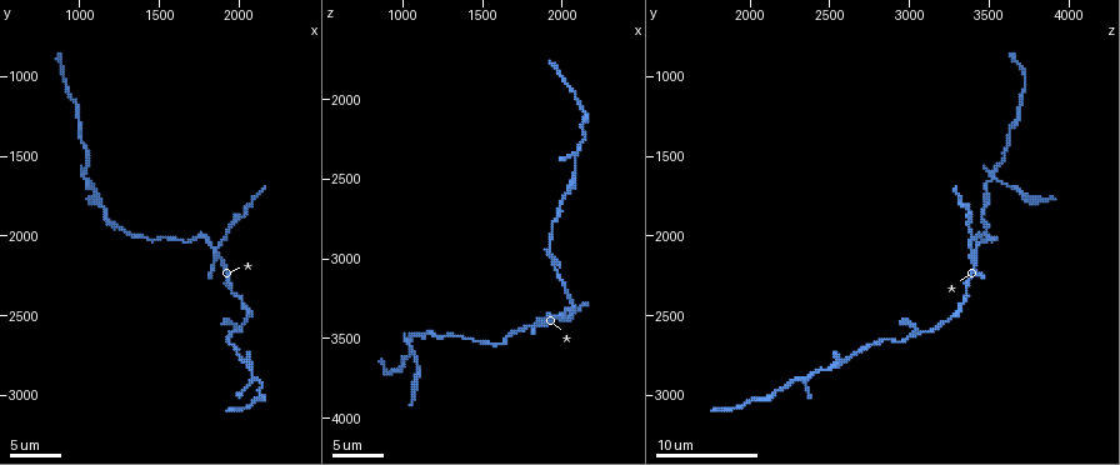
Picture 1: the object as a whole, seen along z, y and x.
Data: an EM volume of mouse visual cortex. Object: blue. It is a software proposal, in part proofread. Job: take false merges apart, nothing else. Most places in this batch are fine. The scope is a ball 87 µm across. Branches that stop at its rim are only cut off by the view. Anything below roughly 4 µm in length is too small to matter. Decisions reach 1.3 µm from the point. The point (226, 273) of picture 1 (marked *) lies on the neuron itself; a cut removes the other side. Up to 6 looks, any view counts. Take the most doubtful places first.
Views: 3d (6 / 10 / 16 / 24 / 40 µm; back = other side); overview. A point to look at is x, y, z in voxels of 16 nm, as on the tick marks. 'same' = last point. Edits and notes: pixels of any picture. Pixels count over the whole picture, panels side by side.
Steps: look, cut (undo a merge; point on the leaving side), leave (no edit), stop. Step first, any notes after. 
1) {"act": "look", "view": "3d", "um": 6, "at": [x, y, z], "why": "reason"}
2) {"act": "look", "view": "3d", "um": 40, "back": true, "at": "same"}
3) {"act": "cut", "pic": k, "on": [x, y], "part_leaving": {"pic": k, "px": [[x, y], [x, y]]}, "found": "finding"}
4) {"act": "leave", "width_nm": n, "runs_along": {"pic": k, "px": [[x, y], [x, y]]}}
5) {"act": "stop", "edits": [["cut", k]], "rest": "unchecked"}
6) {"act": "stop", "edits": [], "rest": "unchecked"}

{"act": "look", "view": "3d", "um": 10, "at": [1860, 2100, 3400], "why": "four-way junction"}

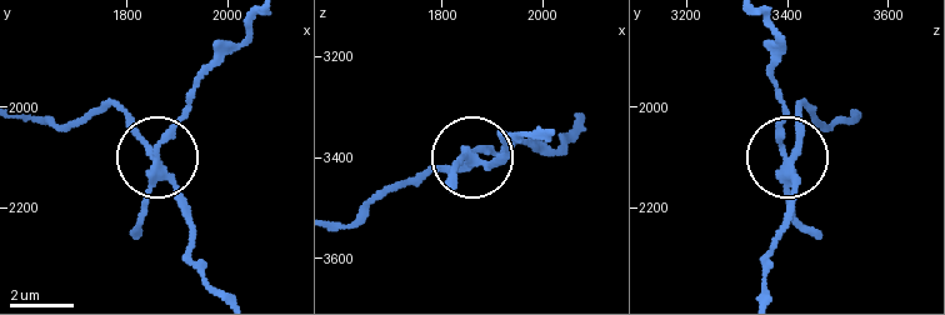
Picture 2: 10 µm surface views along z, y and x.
{"act": "cut", "pic": 2, "on": [141, 219], "side_arm_um": 9, "arms": 4, "found": "two neurons meet here"}

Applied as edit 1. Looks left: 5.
{"act": "look", "view": "overview"}

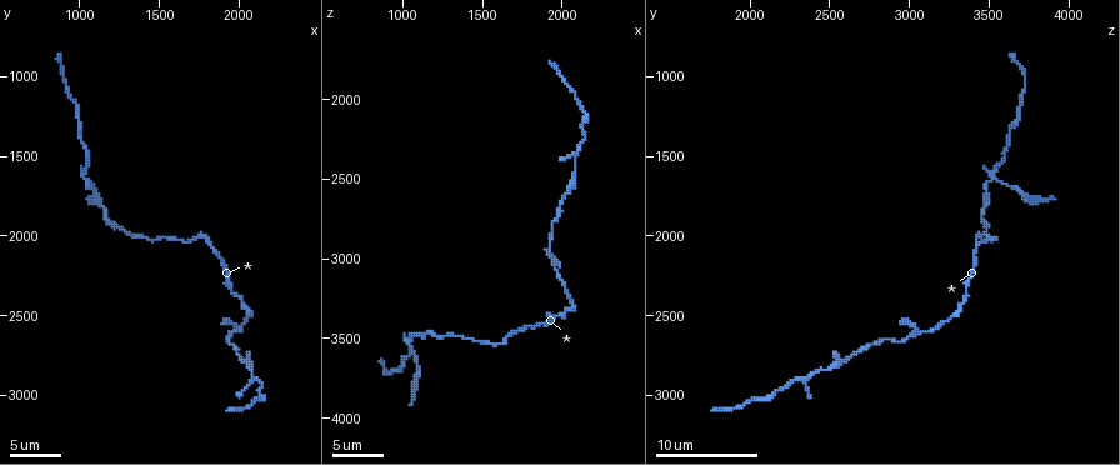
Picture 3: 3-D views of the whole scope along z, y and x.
{"act": "look", "view": "3d", "um": 10, "at": [1040, 1620, 3520], "why": "four arms meet"}

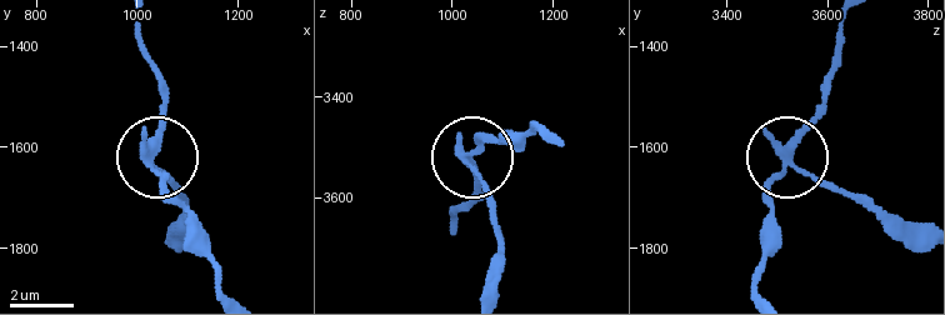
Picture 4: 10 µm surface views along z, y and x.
{"act": "look", "view": "3d", "um": 10, "back": true, "at": [1020, 1620, 3530]}

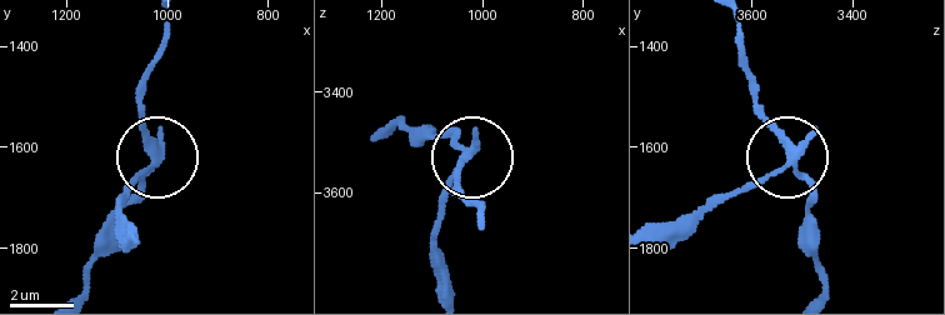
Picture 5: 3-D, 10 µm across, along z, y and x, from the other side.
{"act": "cut", "pic": 5, "on": [763, 178], "part_leaving": {"pic": 5, "px": [[790, 155], [761, 179], [656, 225]]}, "found": "two neurons meet here"}

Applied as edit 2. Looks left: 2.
{"act": "look", "view": "3d", "um": 10, "at": [2040, 2800, 2600], "why": "thick turns thin"}

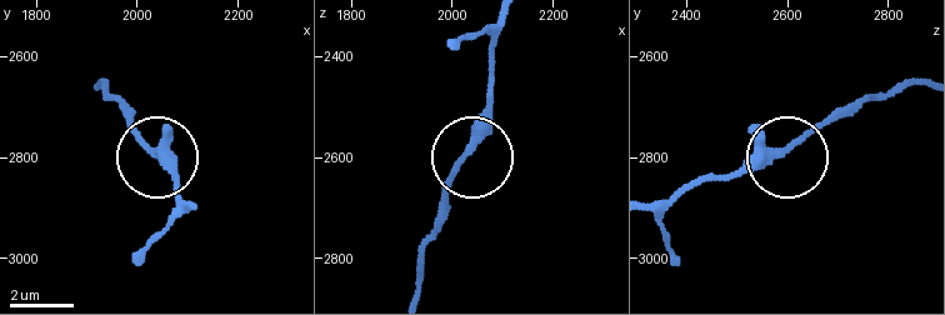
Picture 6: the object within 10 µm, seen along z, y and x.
{"act": "leave", "runs_along": {"pic": 6, "px": [[420, 289], [420, 256], [448, 176], [493, 90]]}, "found": "continuous, no second neuron"}

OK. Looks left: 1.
{"act": "stop", "edits": [["cut", 2], ["cut", 5]], "rest": "unchecked"}

